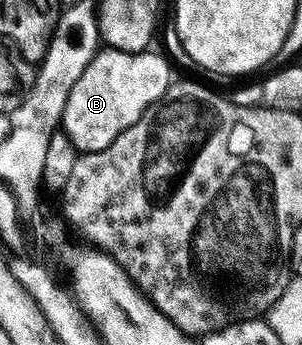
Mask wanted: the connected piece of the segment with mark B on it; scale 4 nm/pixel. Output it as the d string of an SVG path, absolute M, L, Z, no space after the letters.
M102 48L91 63L87 63L83 75L75 79L75 87L71 87L71 95L67 95L61 122L78 154L103 151L103 147L123 135L131 123L140 119L167 92L171 84L171 61L168 56L160 53L160 57L153 52L128 53Z

